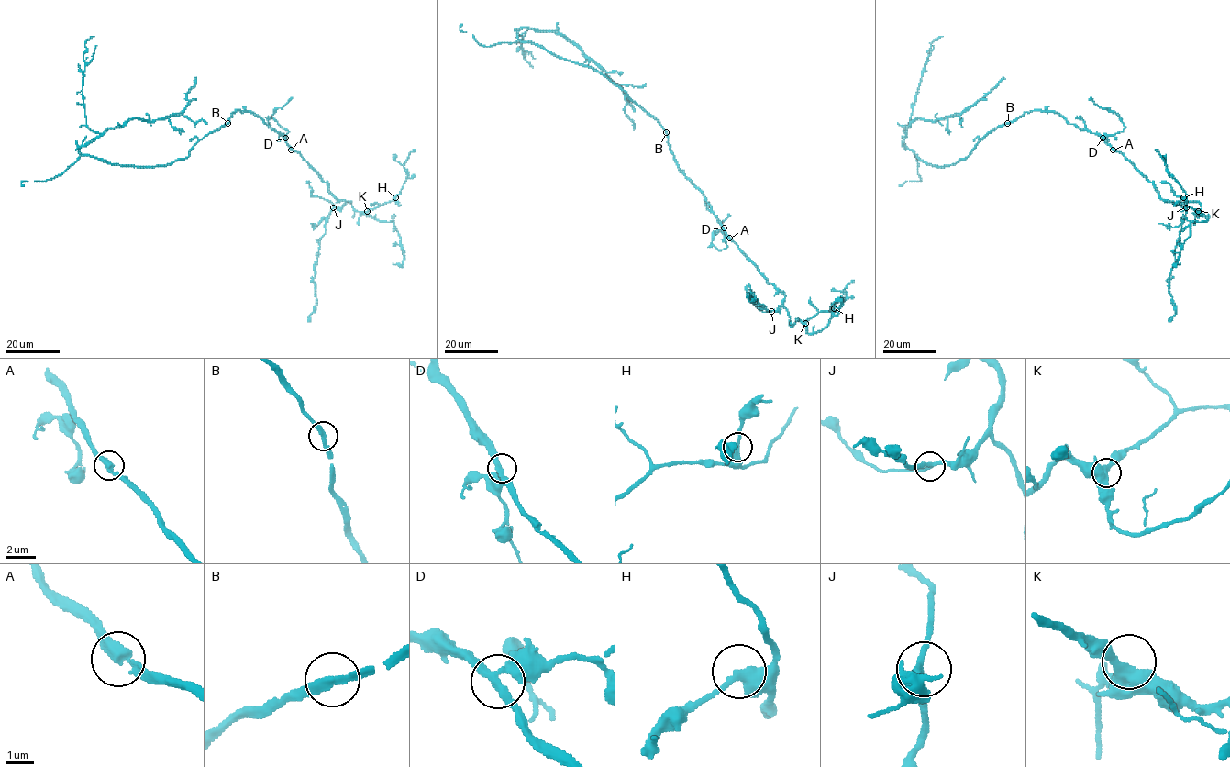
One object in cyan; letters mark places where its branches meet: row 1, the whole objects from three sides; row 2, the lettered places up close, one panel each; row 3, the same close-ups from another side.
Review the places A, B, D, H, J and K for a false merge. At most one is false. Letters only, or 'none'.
none

